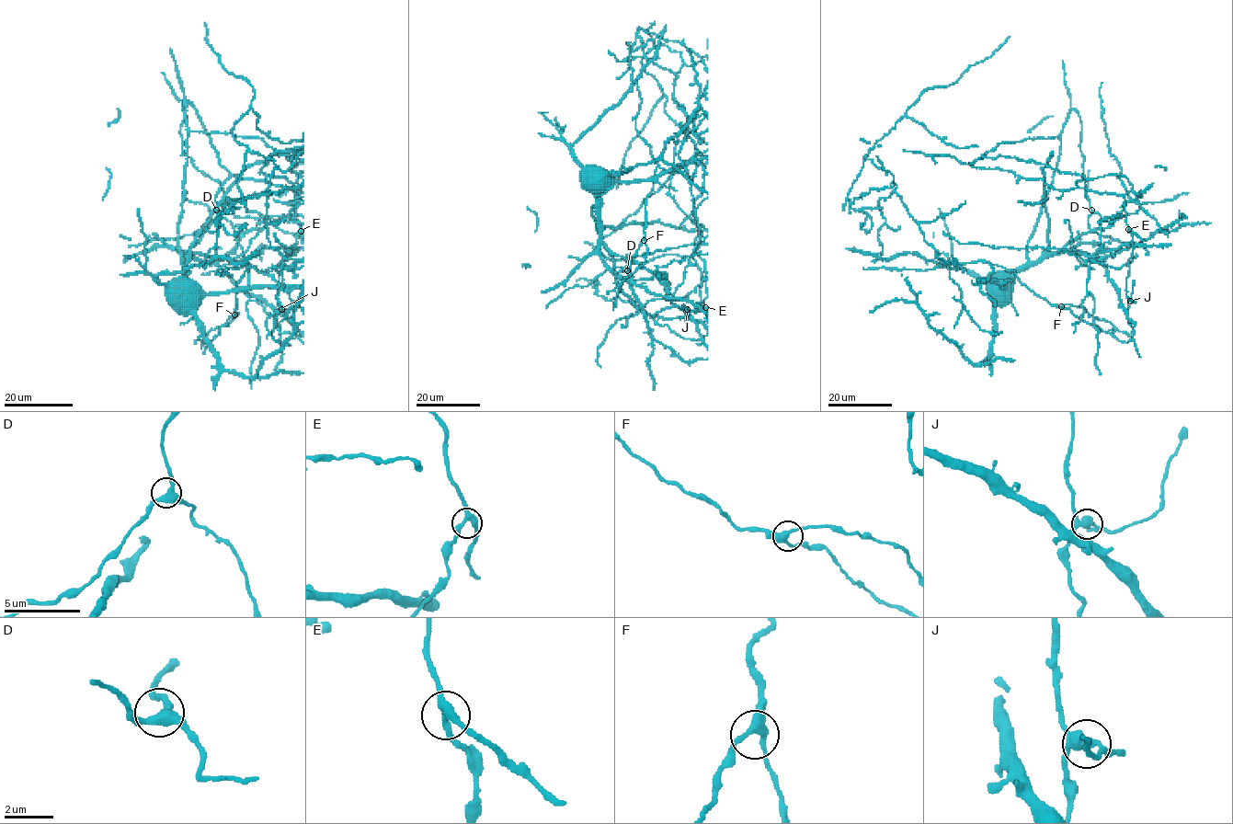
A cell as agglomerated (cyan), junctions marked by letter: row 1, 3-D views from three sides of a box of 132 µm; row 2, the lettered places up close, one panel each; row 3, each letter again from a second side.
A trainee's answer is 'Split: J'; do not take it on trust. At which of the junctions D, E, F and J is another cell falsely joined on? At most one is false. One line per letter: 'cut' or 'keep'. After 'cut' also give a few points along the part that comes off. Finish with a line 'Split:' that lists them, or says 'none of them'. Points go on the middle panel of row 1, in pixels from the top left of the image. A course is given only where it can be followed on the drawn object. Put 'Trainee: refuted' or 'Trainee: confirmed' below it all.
D: keep
E: keep
F: keep
J: cut; course (687, 310), (702, 309), (707, 314)
Split: J
Trainee: confirmed

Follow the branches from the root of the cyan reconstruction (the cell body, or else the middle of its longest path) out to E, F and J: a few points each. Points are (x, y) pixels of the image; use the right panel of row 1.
E: (994, 292), (1048, 256), (1097, 255), (1101, 215), (1083, 177), (1078, 188), (1124, 197), (1128, 229)
F: (994, 292), (1001, 285), (986, 280), (994, 269), (987, 261), (1011, 269), (1035, 295), (1061, 306)
J: (994, 292), (1048, 256), (1097, 255), (1101, 215), (1083, 177), (1078, 188), (1124, 199), (1131, 301)

